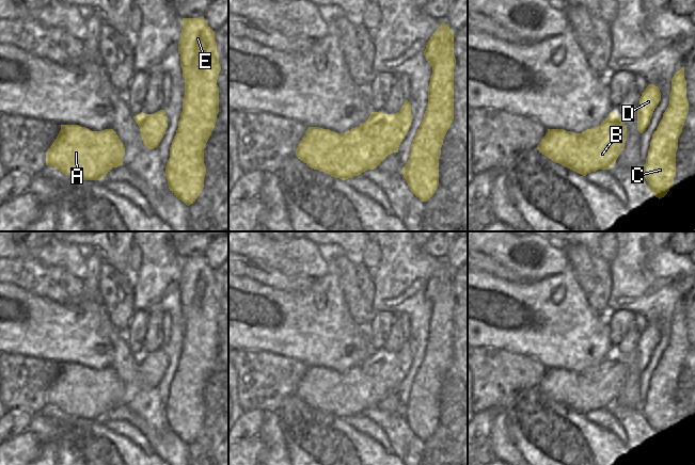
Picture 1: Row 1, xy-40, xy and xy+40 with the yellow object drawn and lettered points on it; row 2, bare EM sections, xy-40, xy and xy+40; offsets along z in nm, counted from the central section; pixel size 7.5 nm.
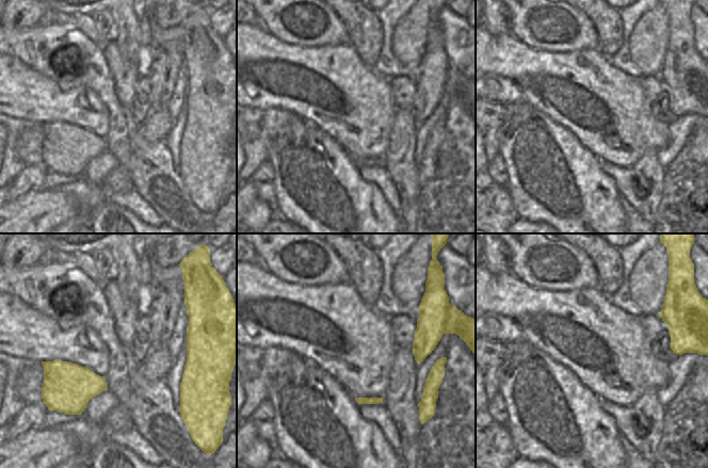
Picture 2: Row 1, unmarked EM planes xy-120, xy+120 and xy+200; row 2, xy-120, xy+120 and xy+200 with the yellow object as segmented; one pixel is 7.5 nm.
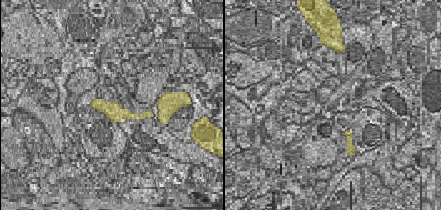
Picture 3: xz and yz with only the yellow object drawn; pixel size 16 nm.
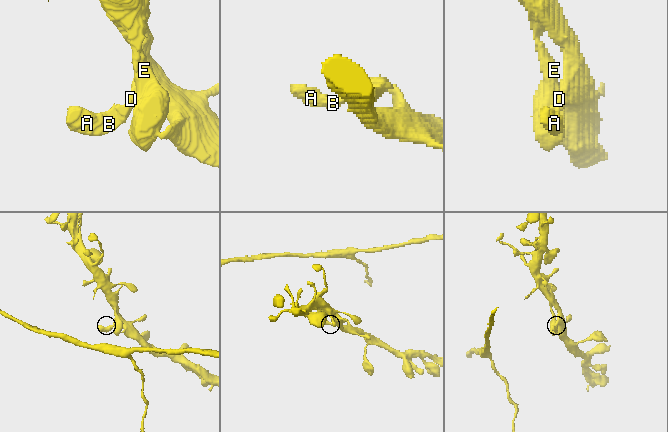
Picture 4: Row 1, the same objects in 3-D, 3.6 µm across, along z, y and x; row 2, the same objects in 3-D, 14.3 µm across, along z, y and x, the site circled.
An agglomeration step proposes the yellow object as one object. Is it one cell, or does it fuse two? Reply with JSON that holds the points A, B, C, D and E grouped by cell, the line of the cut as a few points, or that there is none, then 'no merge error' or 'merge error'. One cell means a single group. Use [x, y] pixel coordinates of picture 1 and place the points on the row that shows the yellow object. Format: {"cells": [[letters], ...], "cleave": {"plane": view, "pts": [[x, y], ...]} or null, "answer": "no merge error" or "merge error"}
{"cells": [["A", "B", "C", "D", "E"]], "cleave": null, "answer": "no merge error"}

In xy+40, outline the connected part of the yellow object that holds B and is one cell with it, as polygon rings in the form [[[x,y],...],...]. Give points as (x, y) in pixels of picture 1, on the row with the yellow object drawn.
[[[614,111],[598,126],[581,133],[564,129],[548,129],[539,143],[539,153],[583,176],[598,170],[610,170],[616,162],[627,141],[627,126]]]

